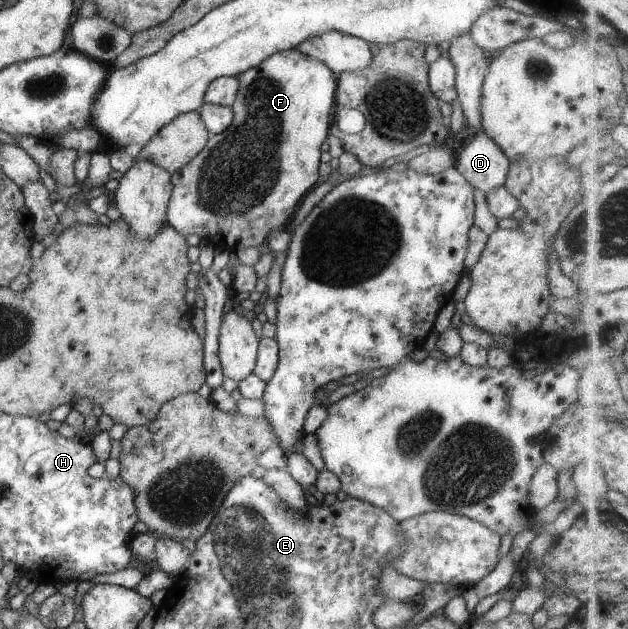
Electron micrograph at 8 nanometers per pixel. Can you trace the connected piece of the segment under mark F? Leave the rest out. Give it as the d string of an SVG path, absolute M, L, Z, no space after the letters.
M284 49L278 52L273 52L267 56L265 60L259 62L256 66L247 68L244 72L237 74L237 82L239 82L239 89L235 94L235 99L230 105L231 112L233 112L231 123L227 129L215 135L209 135L207 142L203 144L203 148L191 158L187 160L187 164L183 164L181 168L177 168L171 174L170 184L170 198L165 212L166 223L169 224L176 232L179 232L183 237L188 234L195 234L200 241L207 242L213 248L221 248L229 252L243 250L243 248L259 246L269 232L273 232L275 228L282 228L283 224L287 224L289 218L295 212L295 206L299 204L299 199L305 197L311 190L311 186L317 182L318 166L320 164L320 146L325 141L328 135L328 129L332 119L333 100L335 100L335 76L329 71L325 64L321 64L313 58L304 56L296 50Z

